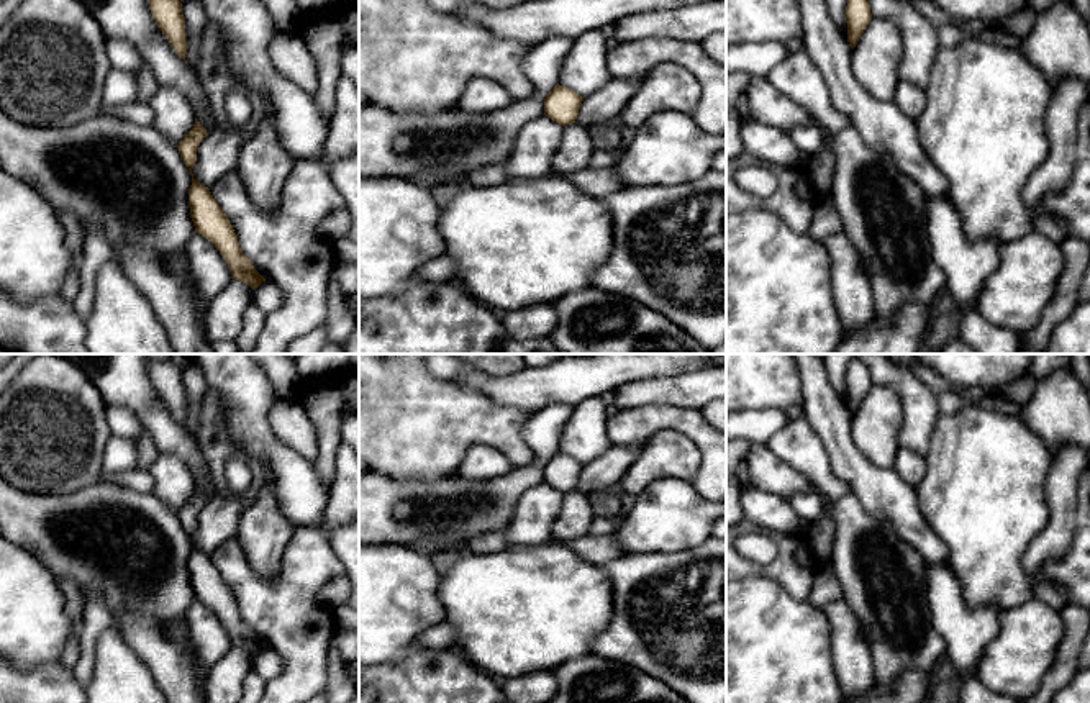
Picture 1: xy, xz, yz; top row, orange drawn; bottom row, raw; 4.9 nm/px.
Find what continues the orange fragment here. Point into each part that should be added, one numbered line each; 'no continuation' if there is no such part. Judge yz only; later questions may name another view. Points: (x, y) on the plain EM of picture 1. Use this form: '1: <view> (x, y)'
no continuation

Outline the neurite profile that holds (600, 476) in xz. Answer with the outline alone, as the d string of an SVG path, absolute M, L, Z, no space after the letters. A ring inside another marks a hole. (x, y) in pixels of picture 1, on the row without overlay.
M646 442L633 447L610 447L605 454L584 465L575 490L587 497L616 490L620 478L639 457L644 446Z

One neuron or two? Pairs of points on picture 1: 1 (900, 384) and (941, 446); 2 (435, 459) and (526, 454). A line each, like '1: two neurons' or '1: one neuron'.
1: two neurons
2: one neuron

